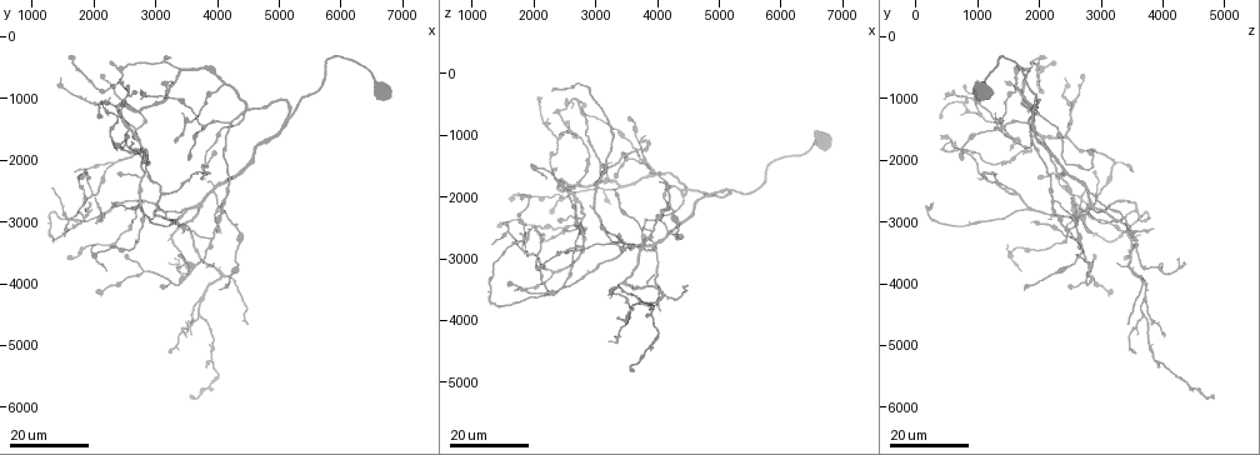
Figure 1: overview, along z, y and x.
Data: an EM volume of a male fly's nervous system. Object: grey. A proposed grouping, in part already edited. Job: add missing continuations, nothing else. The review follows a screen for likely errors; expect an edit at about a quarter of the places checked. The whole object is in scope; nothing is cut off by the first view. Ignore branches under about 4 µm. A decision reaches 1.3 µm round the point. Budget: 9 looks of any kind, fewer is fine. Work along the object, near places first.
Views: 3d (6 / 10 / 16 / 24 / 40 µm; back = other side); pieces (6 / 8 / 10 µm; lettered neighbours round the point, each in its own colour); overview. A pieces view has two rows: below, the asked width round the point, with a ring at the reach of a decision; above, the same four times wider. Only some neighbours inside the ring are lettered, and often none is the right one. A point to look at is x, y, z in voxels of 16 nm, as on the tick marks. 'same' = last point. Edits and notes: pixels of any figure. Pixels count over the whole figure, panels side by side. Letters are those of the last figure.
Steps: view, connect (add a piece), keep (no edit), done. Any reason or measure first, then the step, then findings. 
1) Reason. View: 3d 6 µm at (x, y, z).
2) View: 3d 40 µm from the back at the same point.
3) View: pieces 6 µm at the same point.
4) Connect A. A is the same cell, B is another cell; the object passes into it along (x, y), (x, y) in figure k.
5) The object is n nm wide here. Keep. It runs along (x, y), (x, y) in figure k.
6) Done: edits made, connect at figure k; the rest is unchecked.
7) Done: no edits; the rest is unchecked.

Thin end. View: 3d 16 µm at (1700, 2200, 3500).

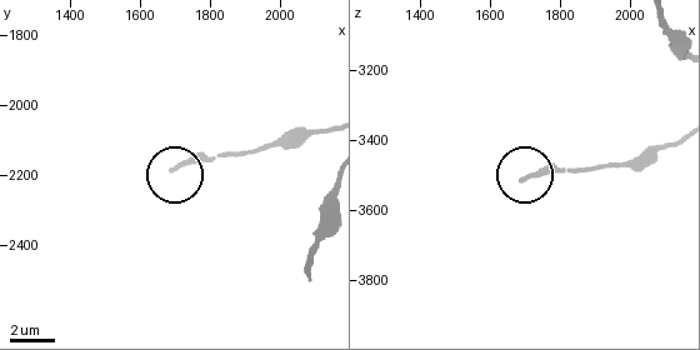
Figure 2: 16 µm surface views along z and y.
View: pieces 10 µm at (1690, 2180, 3510).

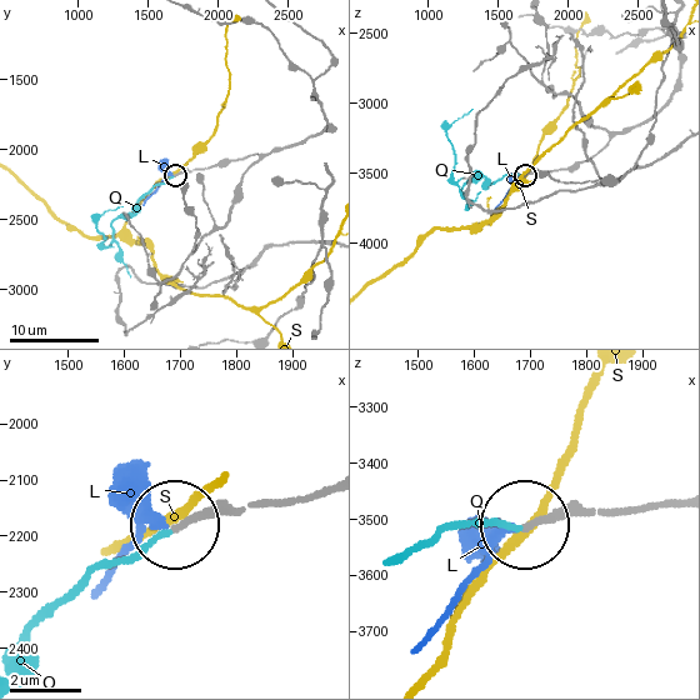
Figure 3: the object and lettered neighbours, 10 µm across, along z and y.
Connect Q. Q is the same cell, L and S are other cells; the object passes into it along (615, 511), (565, 511), (518, 529), (458, 520), (404, 550) in figure 3; the cell continues.

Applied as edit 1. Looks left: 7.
View: 3d 16 µm at (2550, 800, 800).

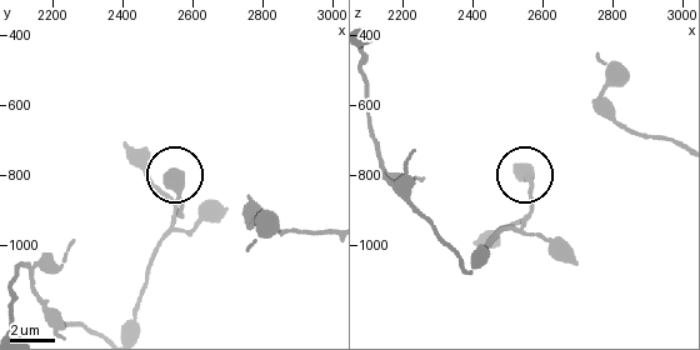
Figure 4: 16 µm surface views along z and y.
View: pieces 6 µm at (2540, 790, 780).

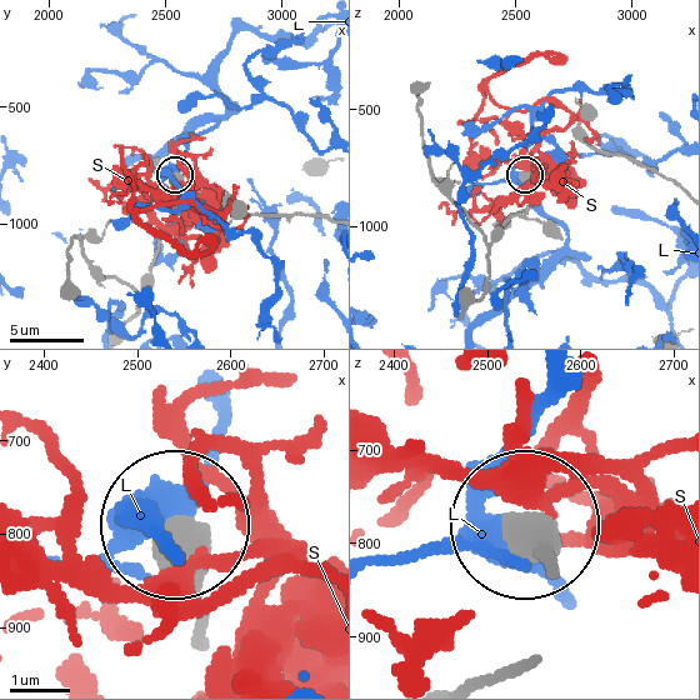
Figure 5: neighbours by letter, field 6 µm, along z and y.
Keep. L and S are other cells; it runs along (195, 638), (185, 528) in figure 5; no lettered piece goes on from it.

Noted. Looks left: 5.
An open end. View: 3d 24 µm at (2050, 4150, 3150).

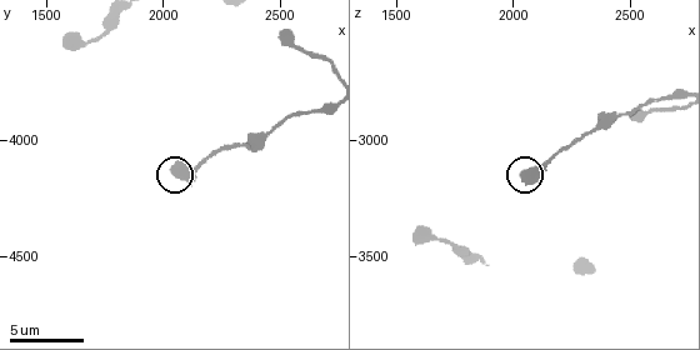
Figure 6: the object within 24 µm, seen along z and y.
Closer look. View: 3d 6 µm at (2050, 4130, 3160).

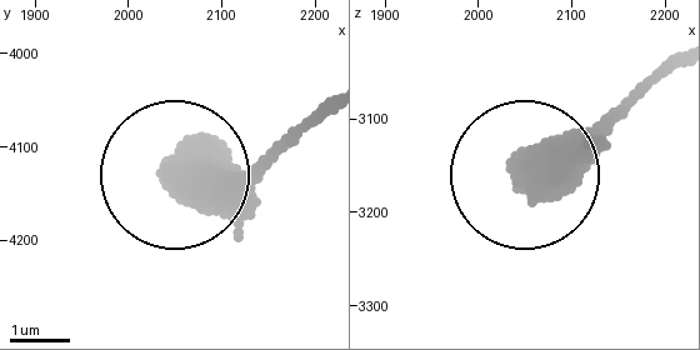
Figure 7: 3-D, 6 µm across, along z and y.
What lies round it. View: pieces 10 µm at (2050, 4125, 3165).

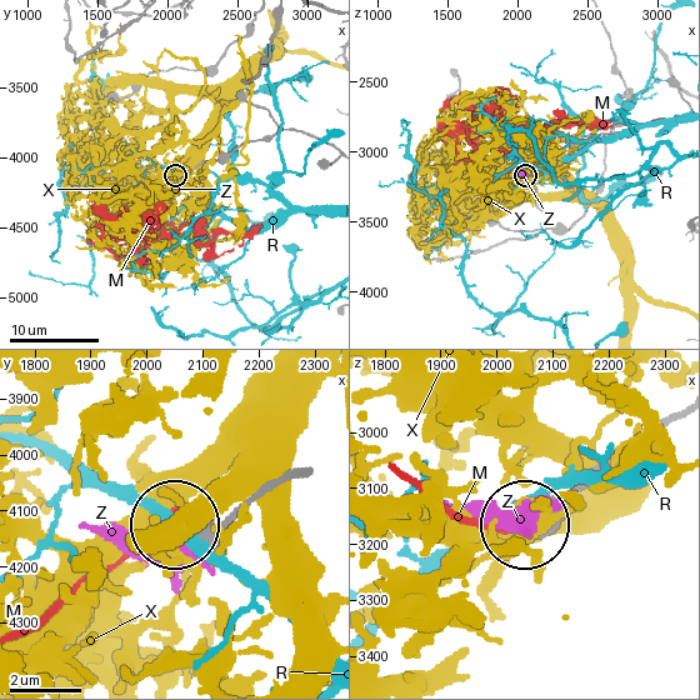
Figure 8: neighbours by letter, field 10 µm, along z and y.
Keep. M, R, X and Z are other cells; no lettered piece goes on from it.

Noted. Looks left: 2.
Free end. View: 3d 24 µm at (3400, 3150, 2800).

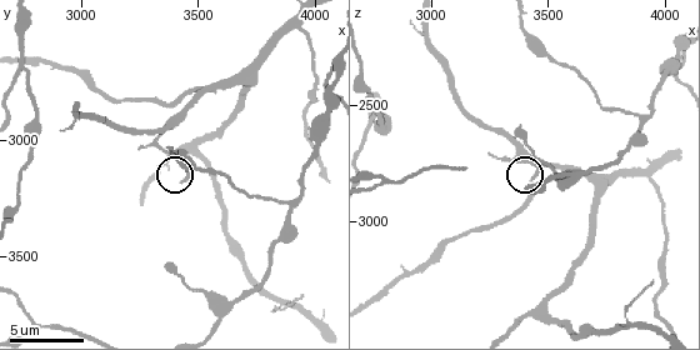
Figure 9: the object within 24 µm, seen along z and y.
View: pieces 8 µm at (3440, 3180, 2820).

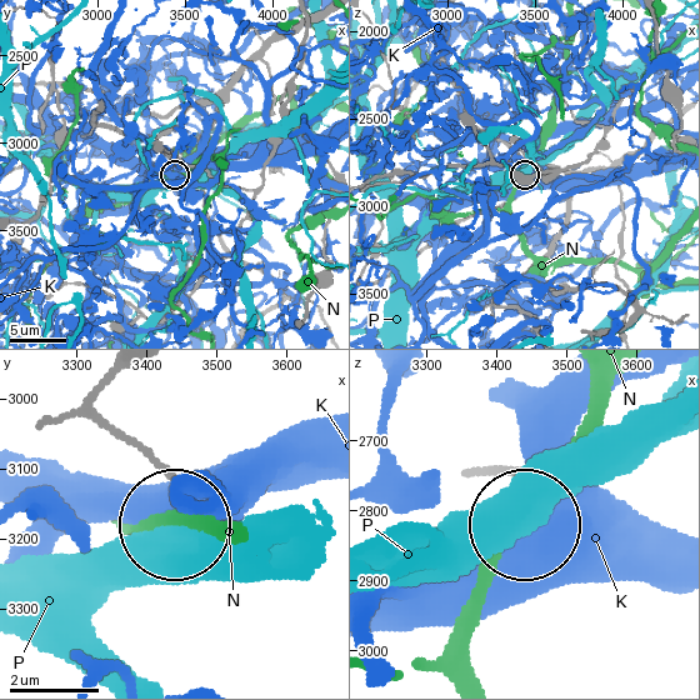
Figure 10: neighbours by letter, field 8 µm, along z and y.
The object is 130 nm wide here. Keep. K, N and P are other cells; none of them fits.

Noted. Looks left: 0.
Done: edits made, connect at figure 3; the rest is unchecked.

